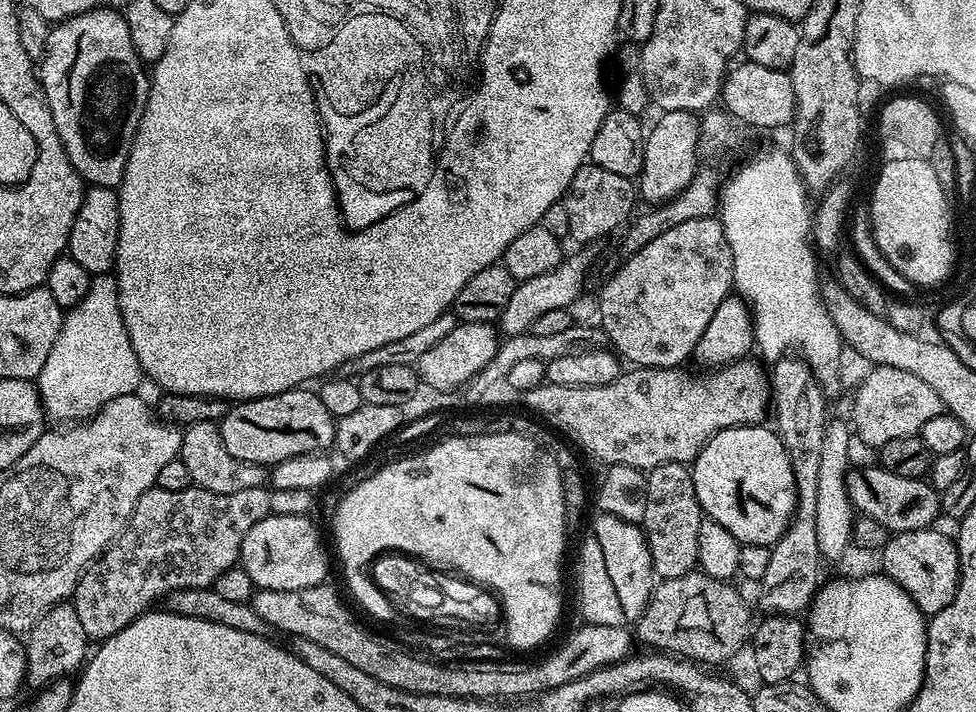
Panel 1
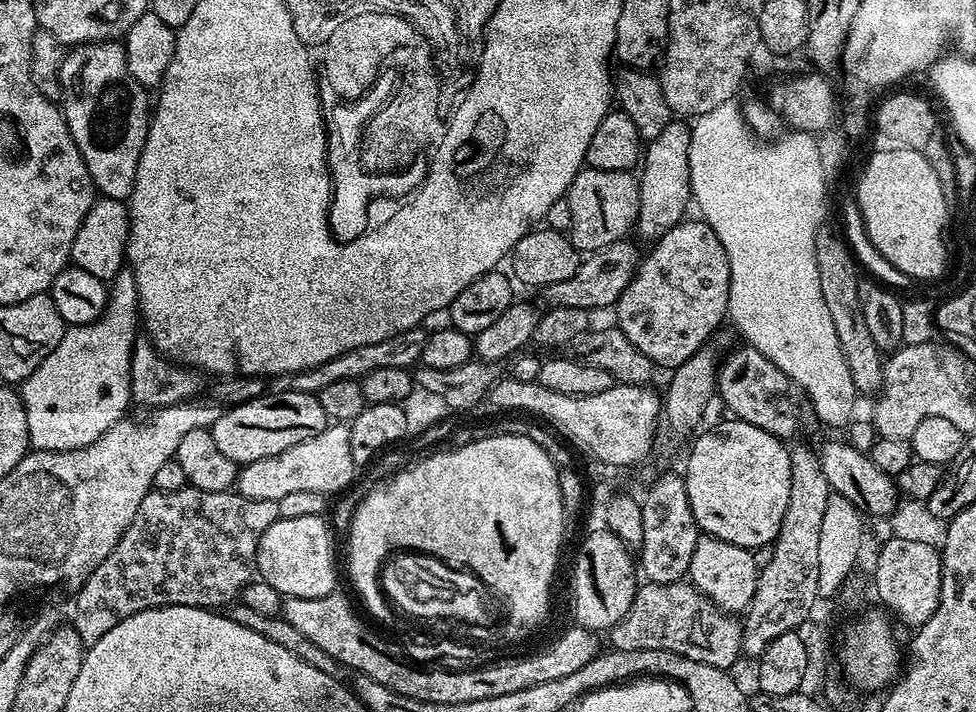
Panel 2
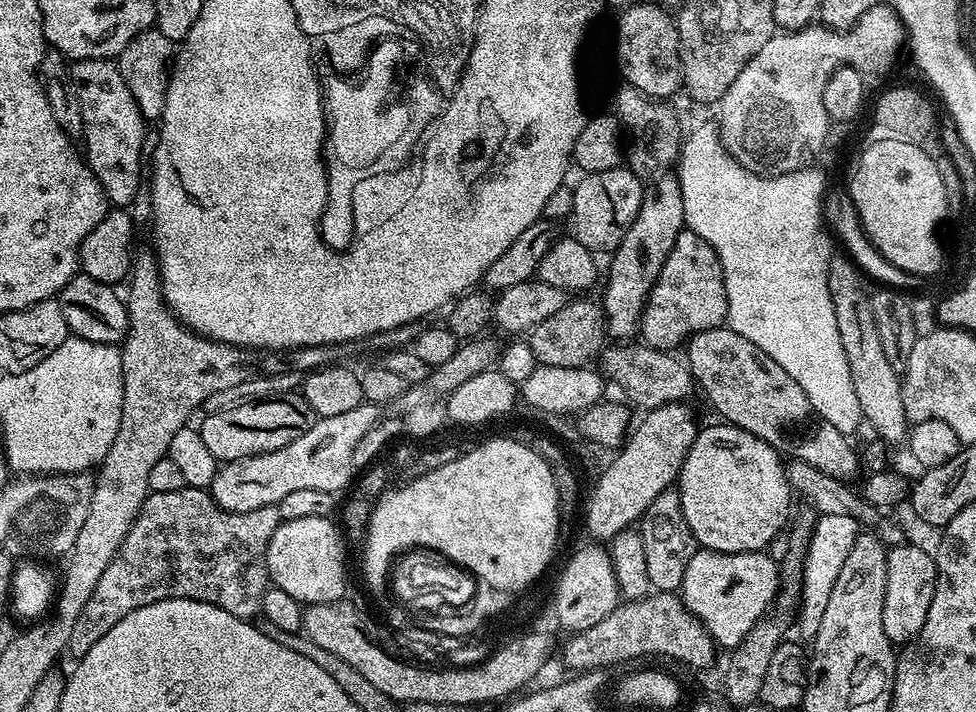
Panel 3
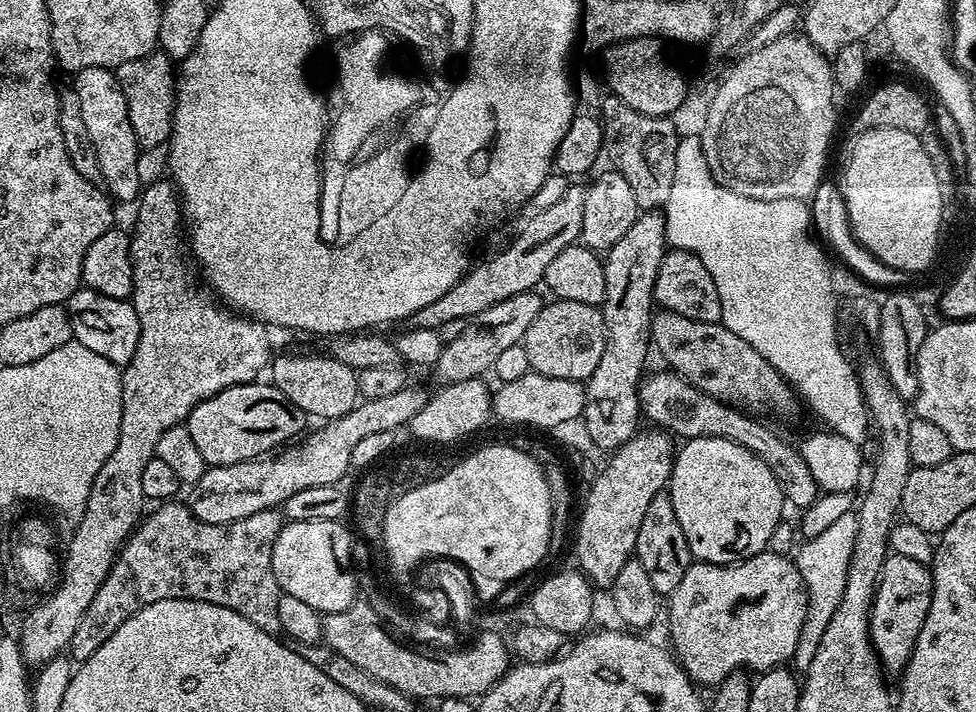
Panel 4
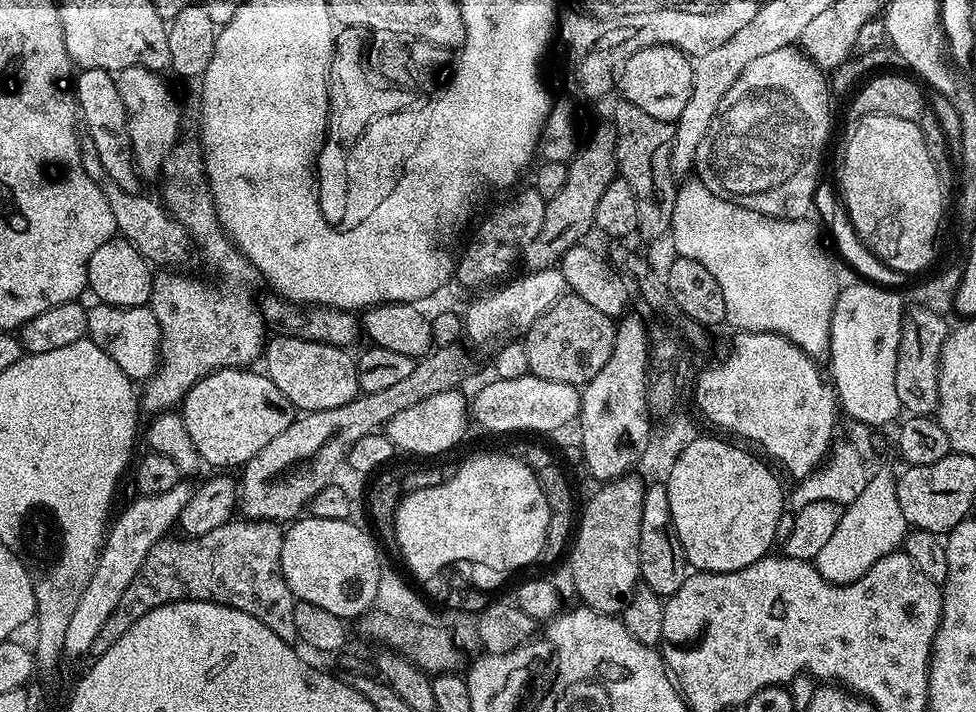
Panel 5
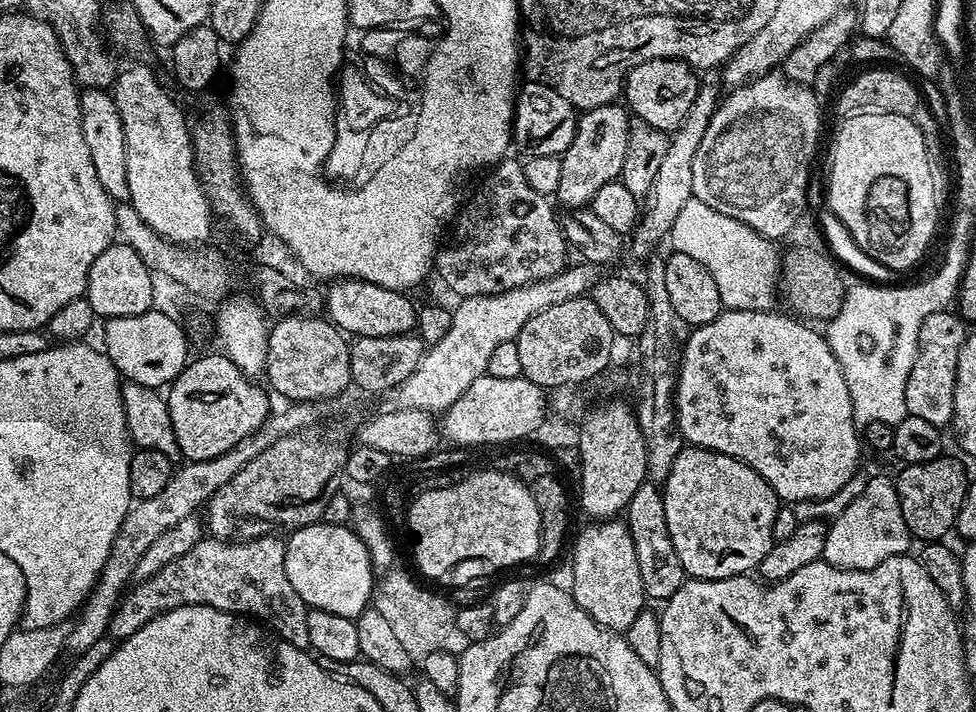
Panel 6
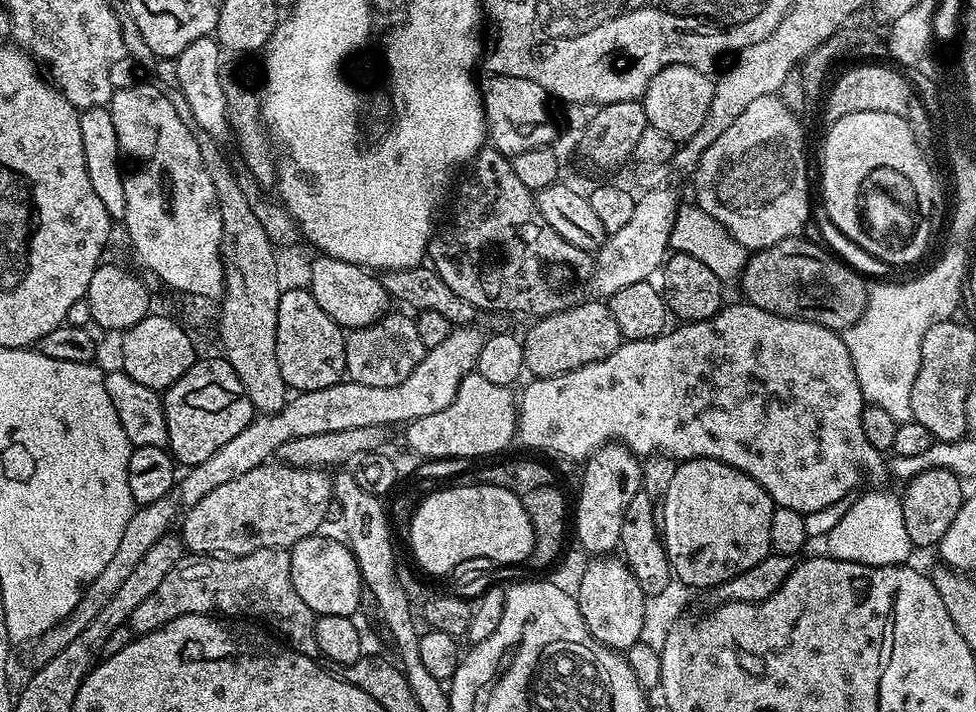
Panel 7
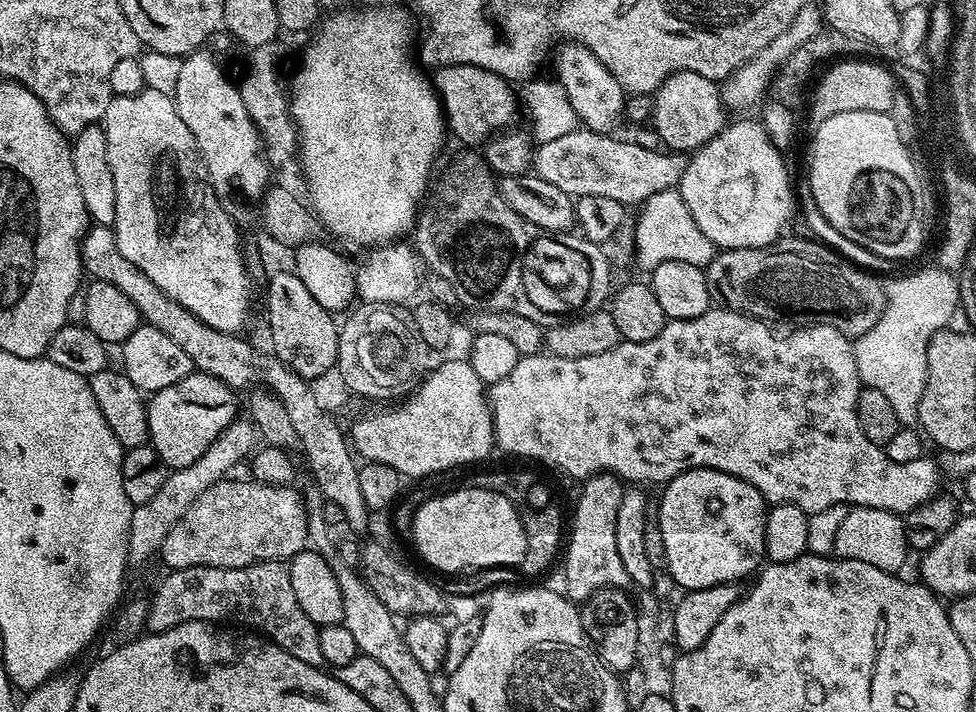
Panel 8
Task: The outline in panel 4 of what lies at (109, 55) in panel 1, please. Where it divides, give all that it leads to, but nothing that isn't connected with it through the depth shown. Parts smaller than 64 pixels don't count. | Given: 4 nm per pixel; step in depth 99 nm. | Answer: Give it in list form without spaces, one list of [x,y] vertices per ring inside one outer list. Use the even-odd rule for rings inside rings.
[[[84,68],[75,73],[76,92],[74,99],[82,105],[82,118],[86,121],[86,130],[90,133],[90,142],[94,142],[94,154],[98,158],[98,166],[102,170],[102,178],[106,185],[106,191],[113,201],[135,201],[142,191],[140,184],[140,155],[142,149],[136,135],[134,126],[128,121],[128,107],[126,106],[126,94],[122,94],[122,86],[116,81],[116,74],[110,68]]]

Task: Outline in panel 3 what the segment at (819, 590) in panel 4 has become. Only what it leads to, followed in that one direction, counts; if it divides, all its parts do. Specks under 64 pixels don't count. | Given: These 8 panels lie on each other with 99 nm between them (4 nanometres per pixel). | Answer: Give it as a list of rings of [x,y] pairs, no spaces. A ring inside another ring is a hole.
[[[826,514],[820,516],[817,521],[816,525],[811,525],[811,536],[803,559],[803,593],[798,605],[800,617],[796,620],[796,628],[801,636],[799,639],[804,642],[811,642],[818,634],[818,625],[822,623],[830,599],[830,590],[846,562],[846,554],[850,554],[850,546],[854,546],[858,531],[856,520],[846,514]]]

